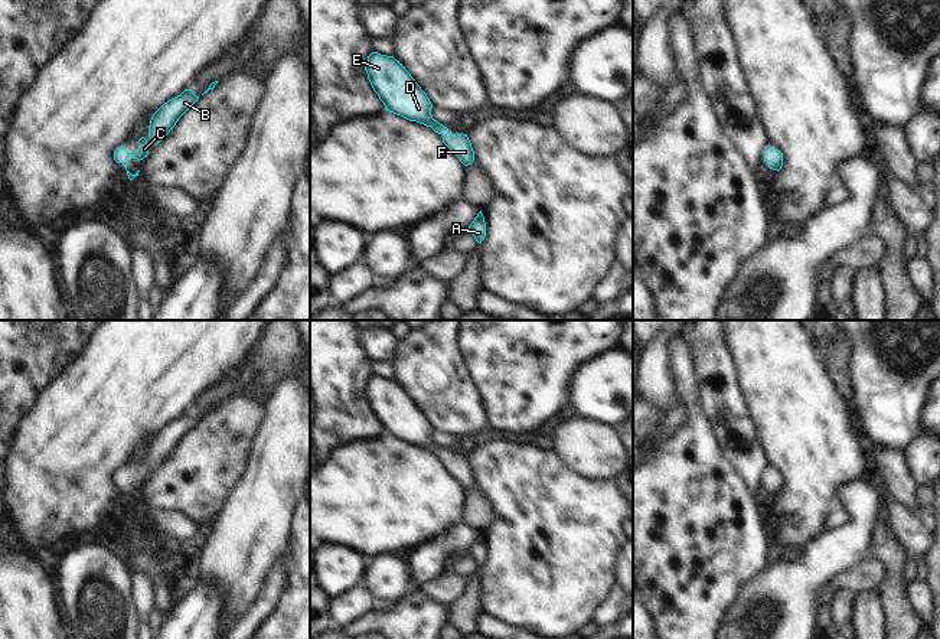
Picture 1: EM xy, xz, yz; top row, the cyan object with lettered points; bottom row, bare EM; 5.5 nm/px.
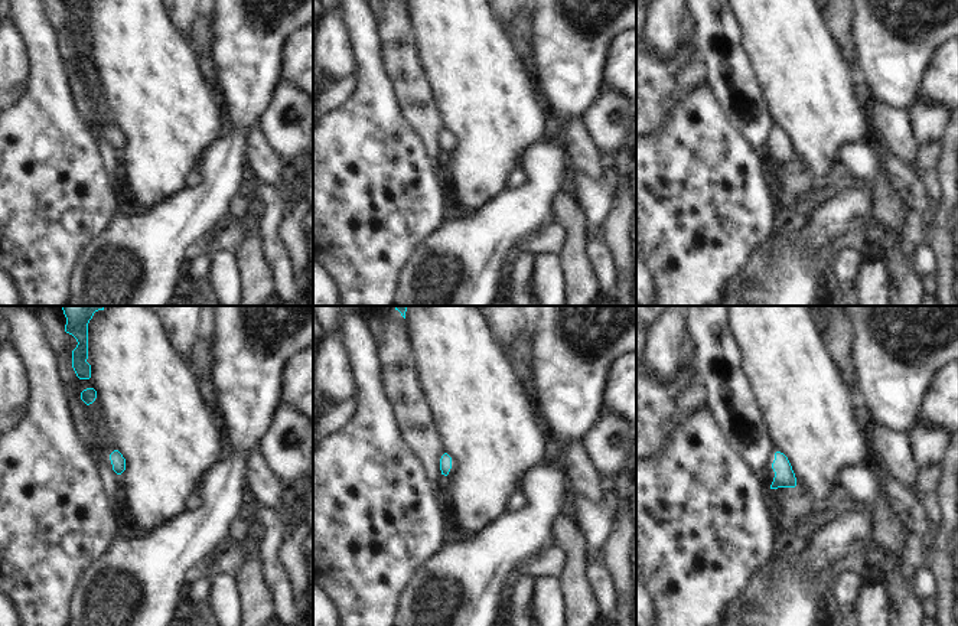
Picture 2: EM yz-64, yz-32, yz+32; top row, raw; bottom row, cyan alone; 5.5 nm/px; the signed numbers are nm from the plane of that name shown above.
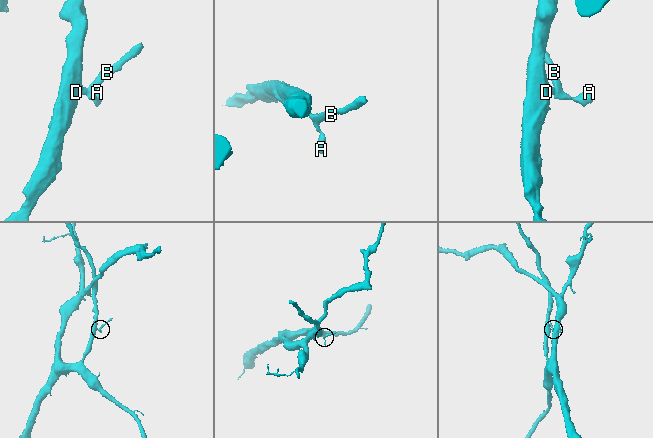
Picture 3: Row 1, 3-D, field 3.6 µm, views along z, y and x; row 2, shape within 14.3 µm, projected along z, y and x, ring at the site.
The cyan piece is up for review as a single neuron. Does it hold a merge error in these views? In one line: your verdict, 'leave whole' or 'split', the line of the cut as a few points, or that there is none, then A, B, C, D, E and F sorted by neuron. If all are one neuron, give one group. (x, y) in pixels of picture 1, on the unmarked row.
leave whole | no cut | A B C D E F

